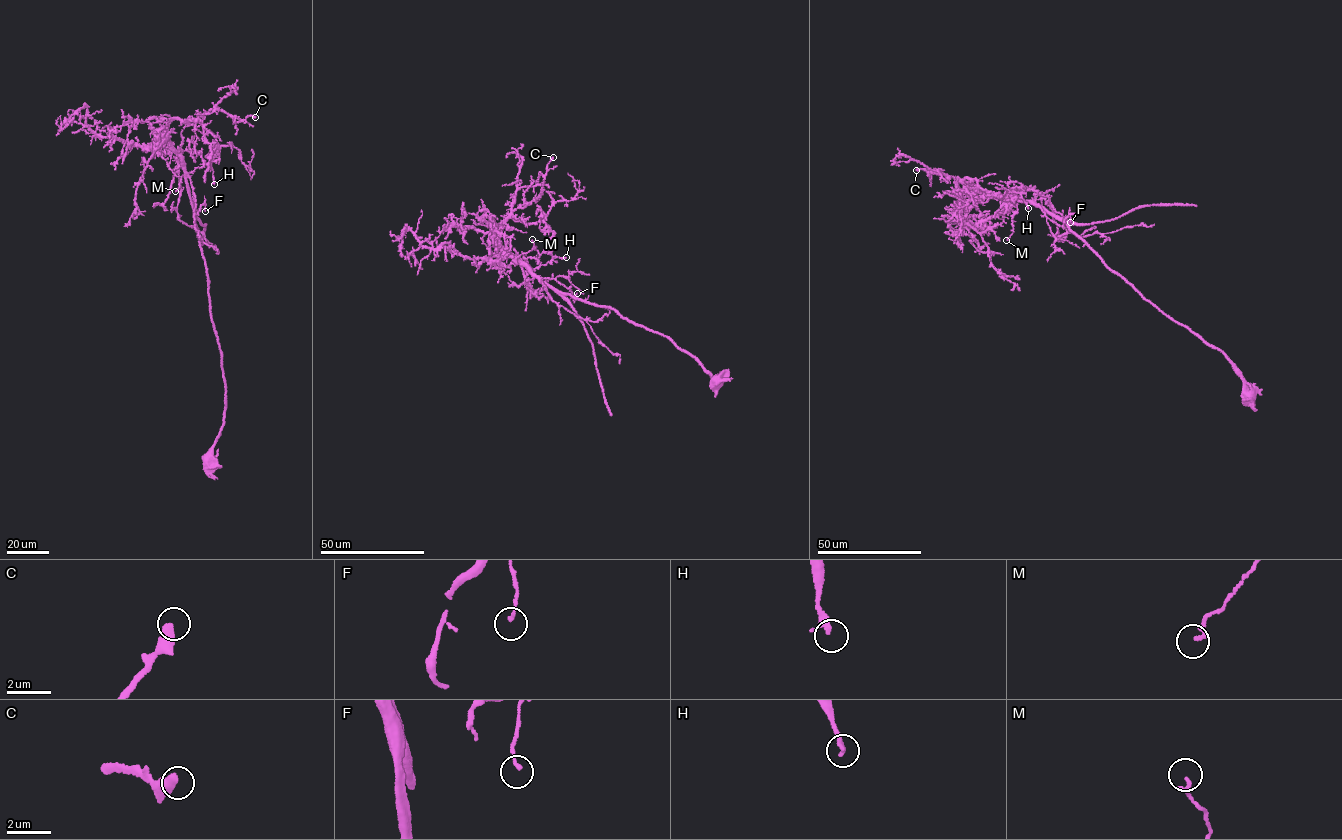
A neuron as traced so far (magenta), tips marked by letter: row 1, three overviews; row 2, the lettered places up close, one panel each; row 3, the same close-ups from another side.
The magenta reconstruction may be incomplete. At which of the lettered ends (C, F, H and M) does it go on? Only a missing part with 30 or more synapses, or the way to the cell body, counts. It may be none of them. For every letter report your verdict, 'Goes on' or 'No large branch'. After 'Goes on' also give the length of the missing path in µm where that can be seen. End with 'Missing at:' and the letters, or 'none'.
C: Goes on. Missing length about 45 µm
F: No large branch
H: No large branch
M: No large branch
Missing at: C

